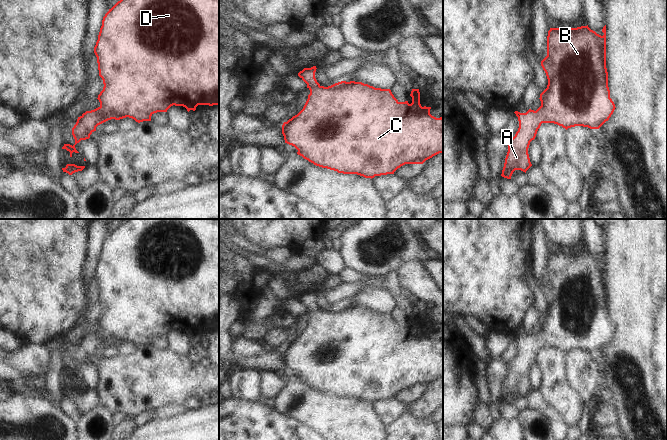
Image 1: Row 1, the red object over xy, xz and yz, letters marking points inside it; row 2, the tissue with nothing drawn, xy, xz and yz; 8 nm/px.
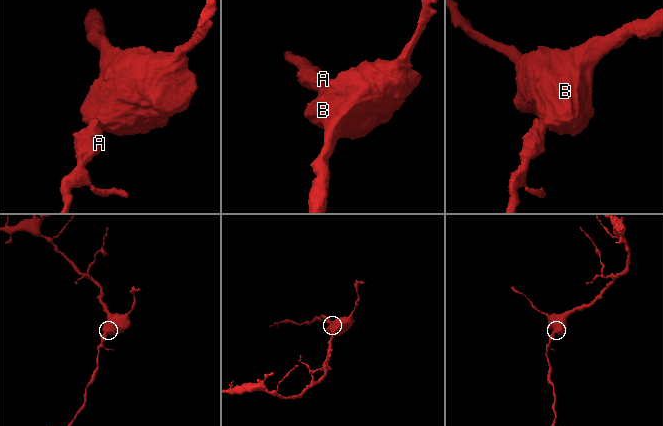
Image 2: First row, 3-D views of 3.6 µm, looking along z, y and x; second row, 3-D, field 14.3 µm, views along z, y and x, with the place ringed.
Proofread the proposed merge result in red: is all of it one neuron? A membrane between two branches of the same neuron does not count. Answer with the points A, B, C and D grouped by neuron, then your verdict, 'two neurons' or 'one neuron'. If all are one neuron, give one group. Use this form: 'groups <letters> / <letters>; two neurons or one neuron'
groups A B C D; one neuron

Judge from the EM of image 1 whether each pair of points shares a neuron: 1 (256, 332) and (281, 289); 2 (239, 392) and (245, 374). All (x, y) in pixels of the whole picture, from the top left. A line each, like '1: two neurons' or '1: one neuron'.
1: one neuron
2: one neuron

